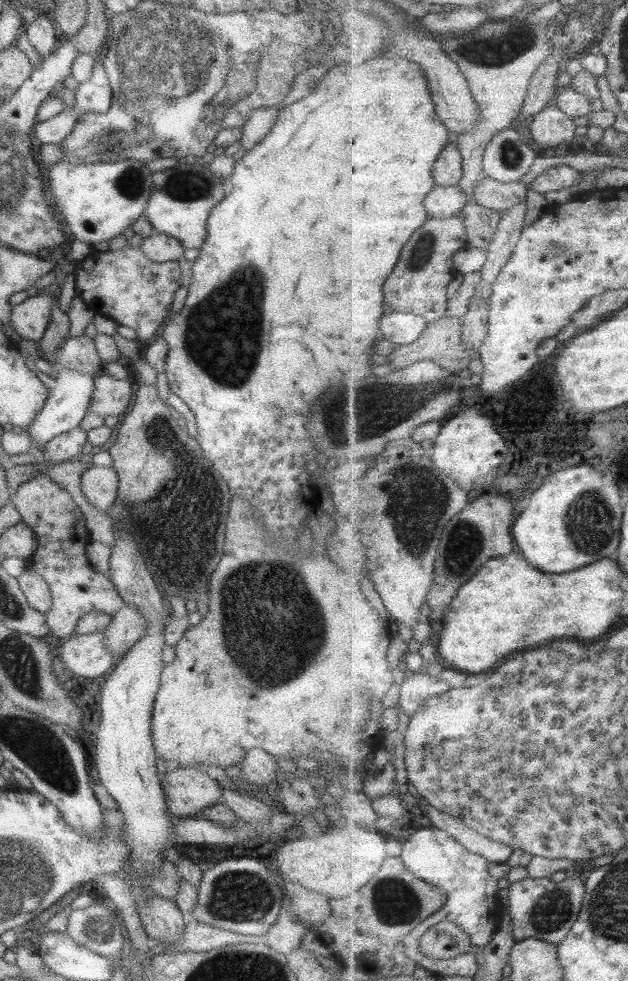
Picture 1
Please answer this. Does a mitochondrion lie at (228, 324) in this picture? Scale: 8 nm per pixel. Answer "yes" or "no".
yes

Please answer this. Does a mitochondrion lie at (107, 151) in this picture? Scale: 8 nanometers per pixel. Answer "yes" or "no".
yes

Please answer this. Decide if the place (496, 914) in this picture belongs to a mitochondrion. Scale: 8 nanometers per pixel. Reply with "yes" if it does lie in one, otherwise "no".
no

